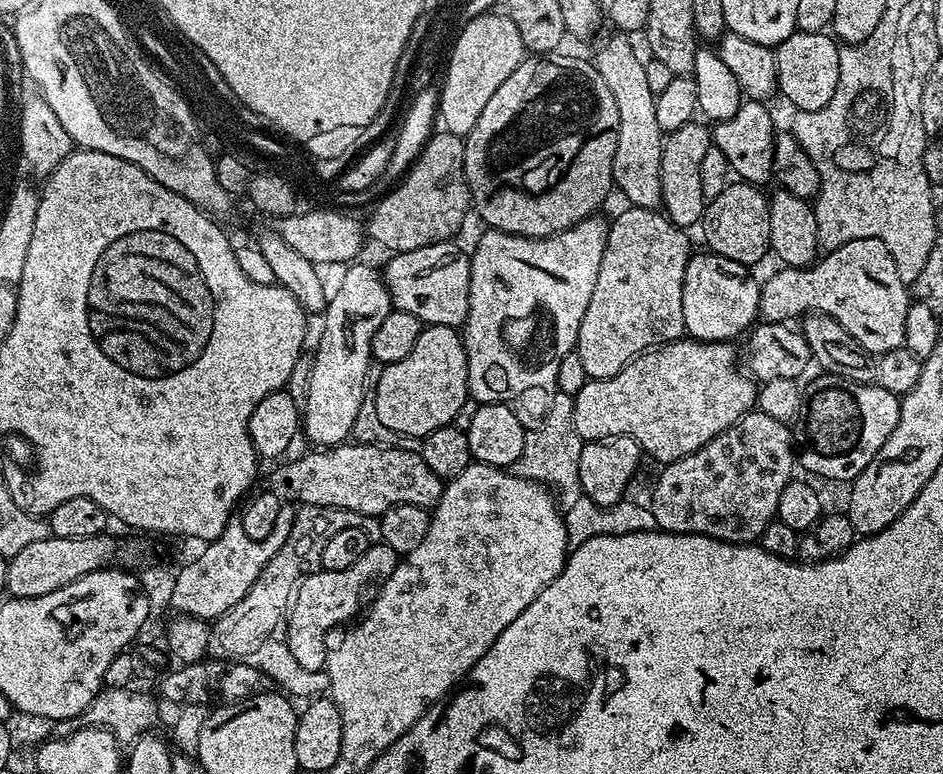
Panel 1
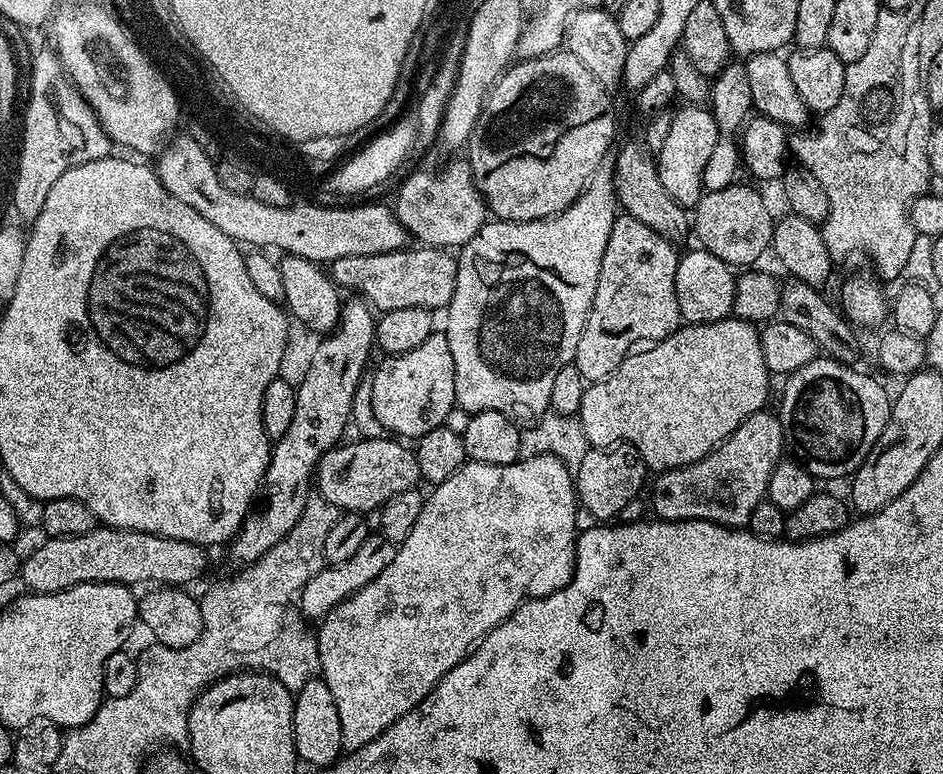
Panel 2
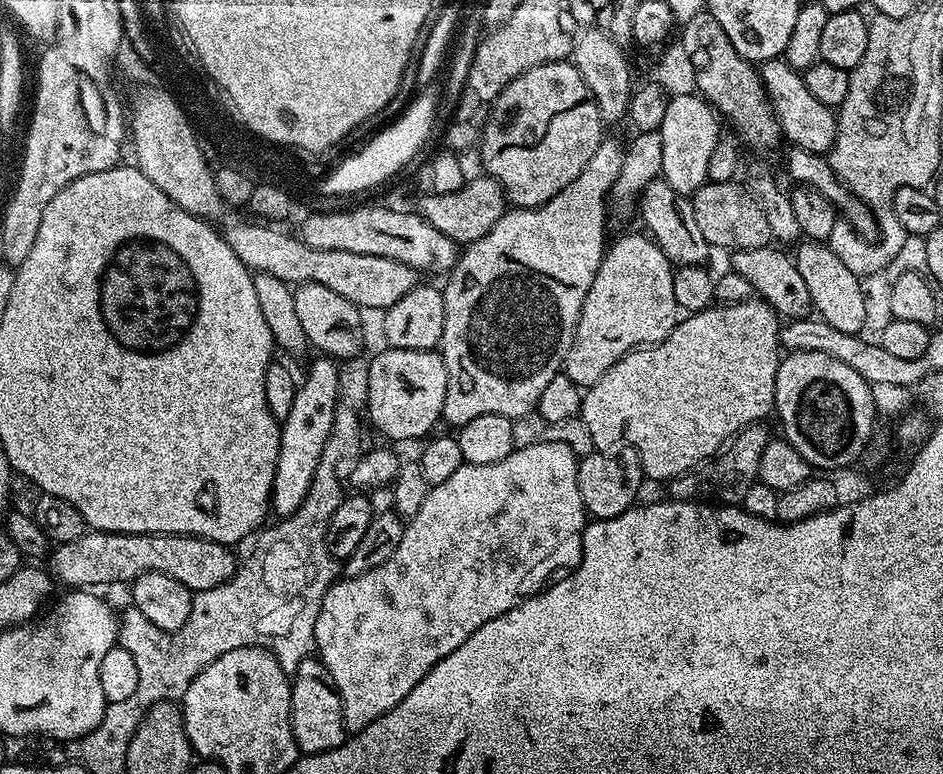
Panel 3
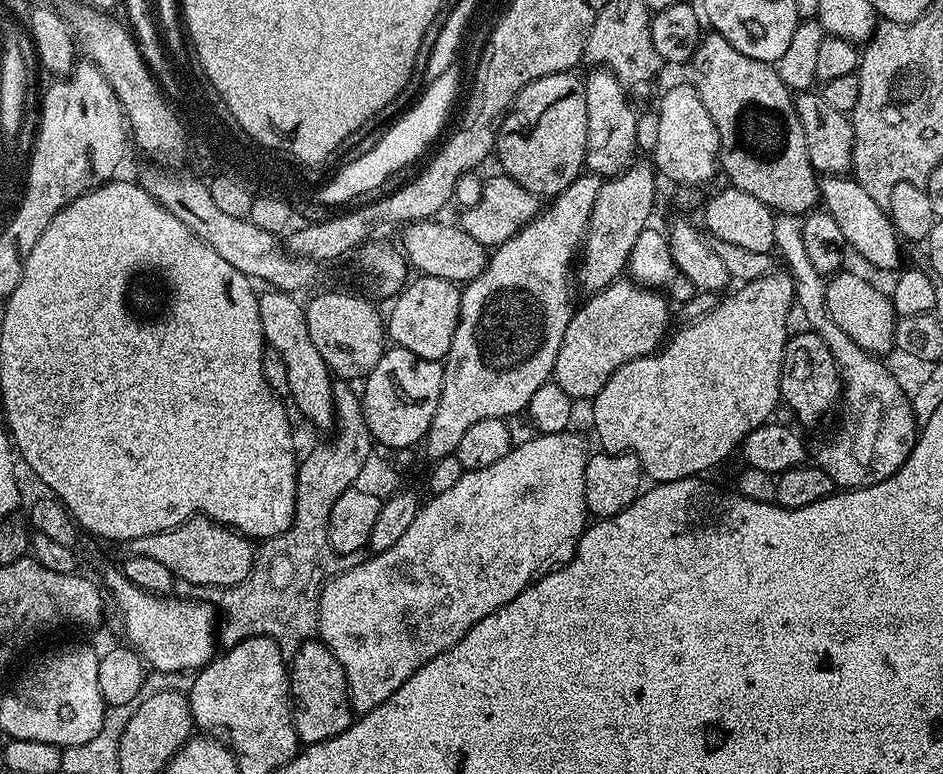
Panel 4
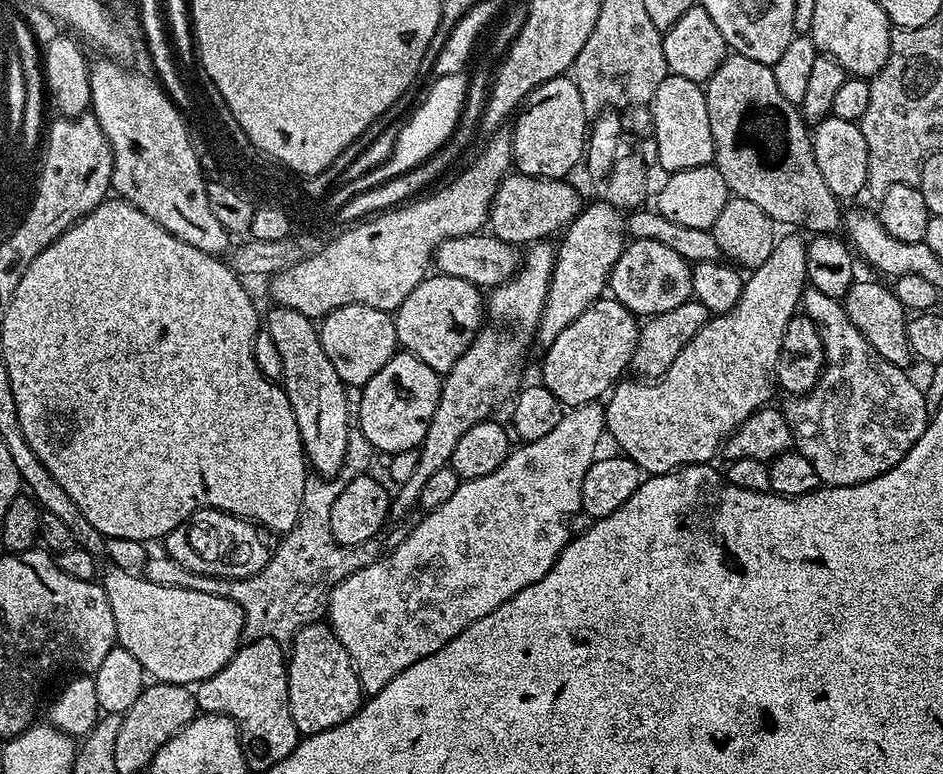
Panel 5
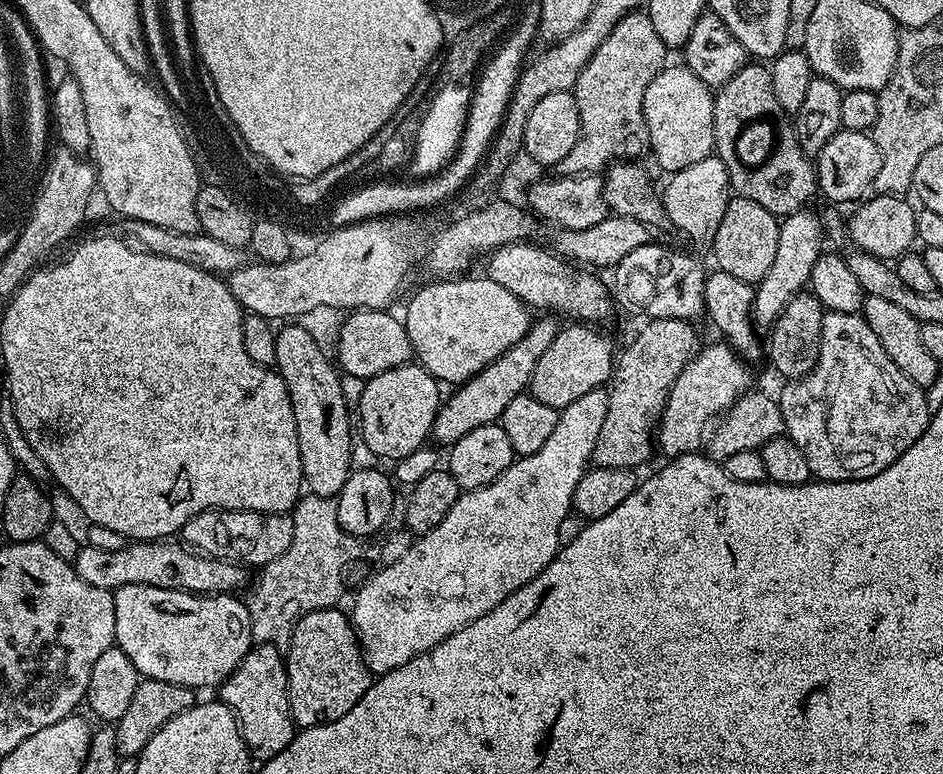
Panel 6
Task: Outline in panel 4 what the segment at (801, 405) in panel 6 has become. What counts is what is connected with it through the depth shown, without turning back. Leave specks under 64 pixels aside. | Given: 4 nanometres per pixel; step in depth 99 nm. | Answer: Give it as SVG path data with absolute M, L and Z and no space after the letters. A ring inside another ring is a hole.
M777 215L774 242L784 259L783 267L794 282L795 307L804 315L804 320L808 323L805 325L818 333L826 346L830 346L830 354L834 354L836 365L840 368L844 421L840 424L840 433L814 452L815 463L826 470L826 474L830 474L837 489L868 488L895 474L916 445L918 425L909 393L904 393L903 386L892 377L891 370L884 365L885 361L881 357L862 350L862 346L842 334L838 322L830 318L826 310L826 280L818 270L814 270L810 257L806 254L806 246L802 243L801 217Z

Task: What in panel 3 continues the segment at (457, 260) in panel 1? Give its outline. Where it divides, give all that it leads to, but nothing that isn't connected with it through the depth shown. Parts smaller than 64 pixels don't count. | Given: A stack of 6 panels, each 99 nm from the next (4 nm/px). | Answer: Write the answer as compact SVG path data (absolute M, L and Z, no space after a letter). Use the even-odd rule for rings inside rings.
M254 223L256 224L232 224L226 231L230 250L234 250L234 254L238 254L240 261L253 273L274 274L274 278L282 278L282 282L293 286L326 286L329 290L334 290L334 294L342 294L342 298L361 310L387 310L394 306L394 302L398 302L398 298L410 294L410 290L414 290L418 283L417 269L402 262L394 262L394 258L354 254L350 250L318 250L300 239L299 235L287 236L284 233L287 231L271 223Z

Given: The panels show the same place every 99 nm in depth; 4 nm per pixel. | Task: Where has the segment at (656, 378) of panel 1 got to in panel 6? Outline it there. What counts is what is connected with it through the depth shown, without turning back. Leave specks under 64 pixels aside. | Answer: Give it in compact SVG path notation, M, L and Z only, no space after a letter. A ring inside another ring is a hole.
M801 210L780 220L778 251L774 253L774 263L766 273L766 278L760 280L752 303L752 315L761 329L762 327L764 330L771 329L776 319L782 314L782 310L786 310L786 306L790 306L792 299L801 295L809 287L814 262L818 262L818 258L825 251L825 221L819 220L814 213L807 211ZM719 343L708 344L705 348L703 345L682 374L678 374L678 382L674 382L670 390L658 425L658 448L665 452L665 457L697 451L713 421L723 417L728 407L753 387L752 372L748 369L751 367L727 343Z

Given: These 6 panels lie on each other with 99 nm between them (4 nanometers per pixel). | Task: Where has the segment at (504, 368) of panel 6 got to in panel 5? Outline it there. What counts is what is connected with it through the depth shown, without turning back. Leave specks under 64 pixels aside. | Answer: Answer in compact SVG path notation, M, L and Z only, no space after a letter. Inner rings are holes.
M596 200L593 203L581 209L565 229L560 246L557 245L547 302L539 320L538 338L543 347L552 345L558 334L562 334L579 314L585 313L596 300L603 297L612 267L626 246L626 220L623 213L604 201Z

